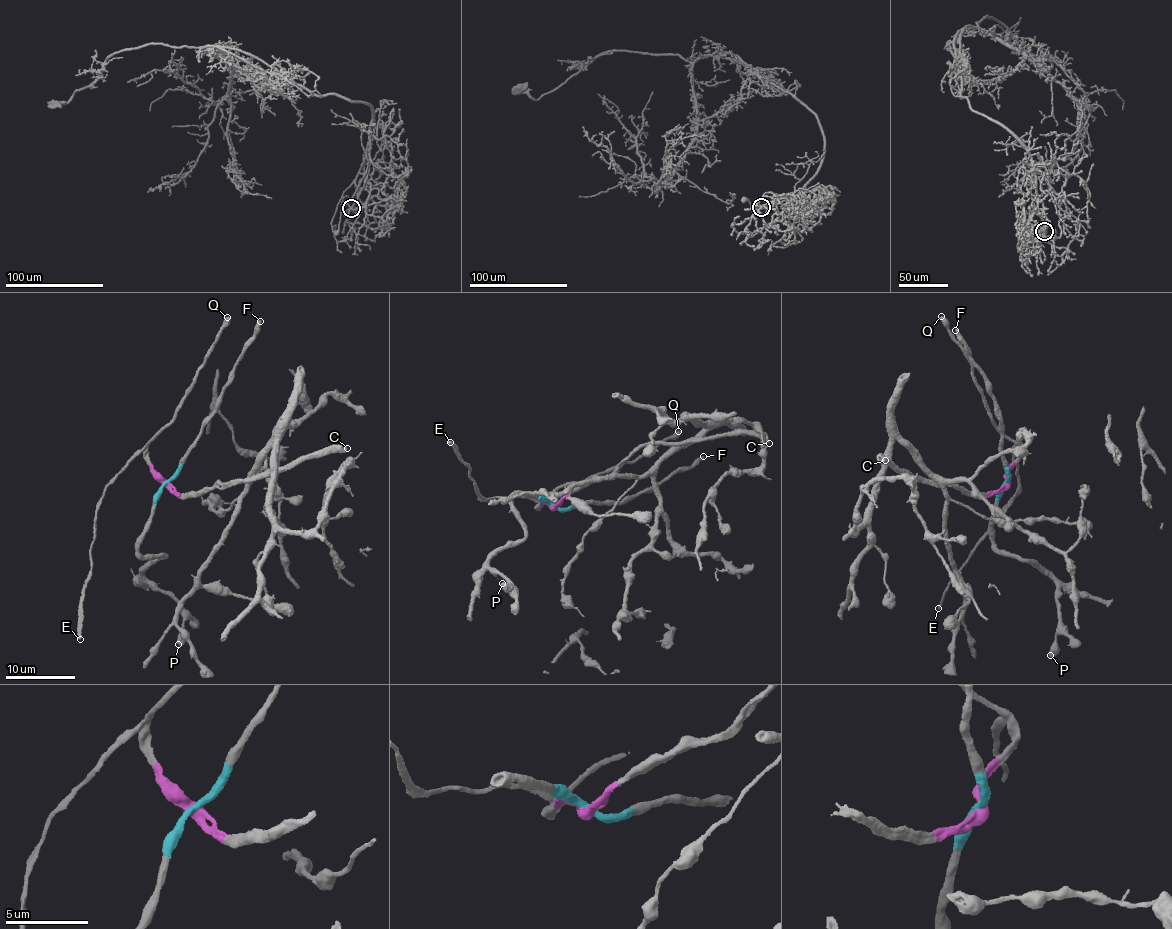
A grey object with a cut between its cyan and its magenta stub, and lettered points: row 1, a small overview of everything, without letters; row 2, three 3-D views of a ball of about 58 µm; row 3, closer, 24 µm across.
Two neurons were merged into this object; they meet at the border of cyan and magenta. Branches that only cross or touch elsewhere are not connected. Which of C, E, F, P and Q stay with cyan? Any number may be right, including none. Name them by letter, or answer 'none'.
F, P

